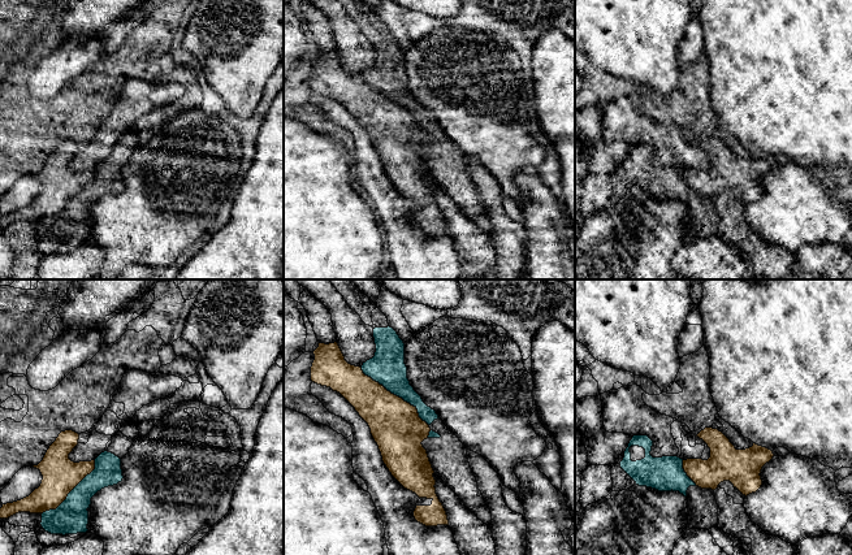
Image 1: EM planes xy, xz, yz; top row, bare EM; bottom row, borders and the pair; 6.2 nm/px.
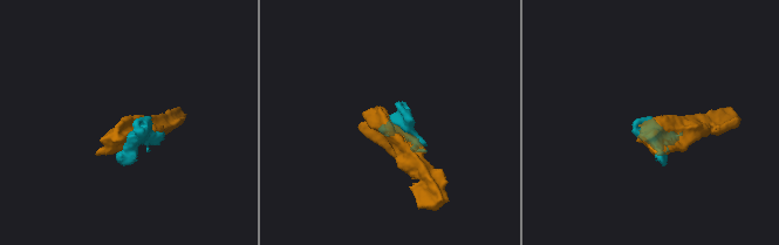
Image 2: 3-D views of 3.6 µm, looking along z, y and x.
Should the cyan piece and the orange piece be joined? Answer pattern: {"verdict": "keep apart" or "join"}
{"verdict": "keep apart"}

